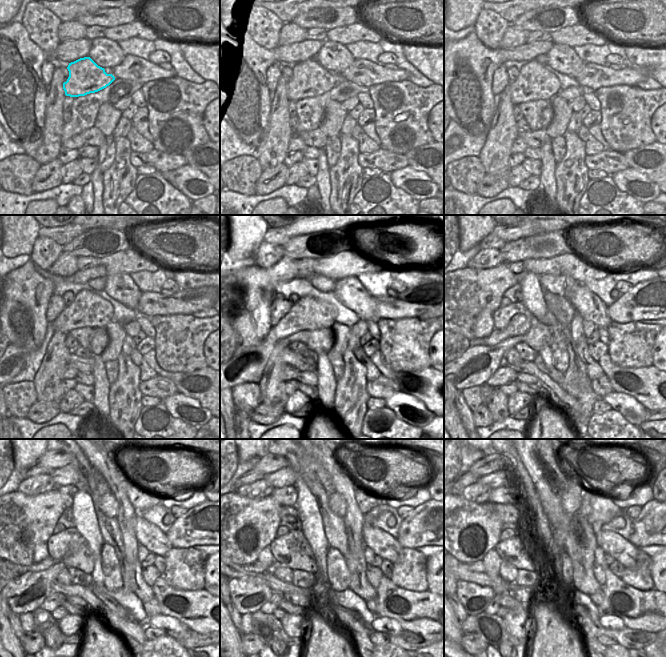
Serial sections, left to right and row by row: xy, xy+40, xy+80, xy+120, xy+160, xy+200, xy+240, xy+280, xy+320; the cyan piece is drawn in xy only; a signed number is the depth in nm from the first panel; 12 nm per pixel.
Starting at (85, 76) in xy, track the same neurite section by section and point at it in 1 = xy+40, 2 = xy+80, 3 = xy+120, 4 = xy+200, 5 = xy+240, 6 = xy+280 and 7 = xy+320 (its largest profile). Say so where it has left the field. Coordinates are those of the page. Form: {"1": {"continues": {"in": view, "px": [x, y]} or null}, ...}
{"1": {"continues": {"in": "xy+40", "px": [310, 79]}}, "2": {"continues": {"in": "xy+80", "px": [535, 82]}}, "3": {"continues": {"in": "xy+120", "px": [88, 310]}}, "4": {"continues": {"in": "xy+200", "px": [519, 324]}}, "5": {"continues": {"in": "xy+240", "px": [48, 562]}}, "6": {"continues": {"in": "xy+280", "px": [257, 567]}}, "7": {"continues": {"in": "xy+320", "px": [478, 566]}}}

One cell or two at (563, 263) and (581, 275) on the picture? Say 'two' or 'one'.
one

